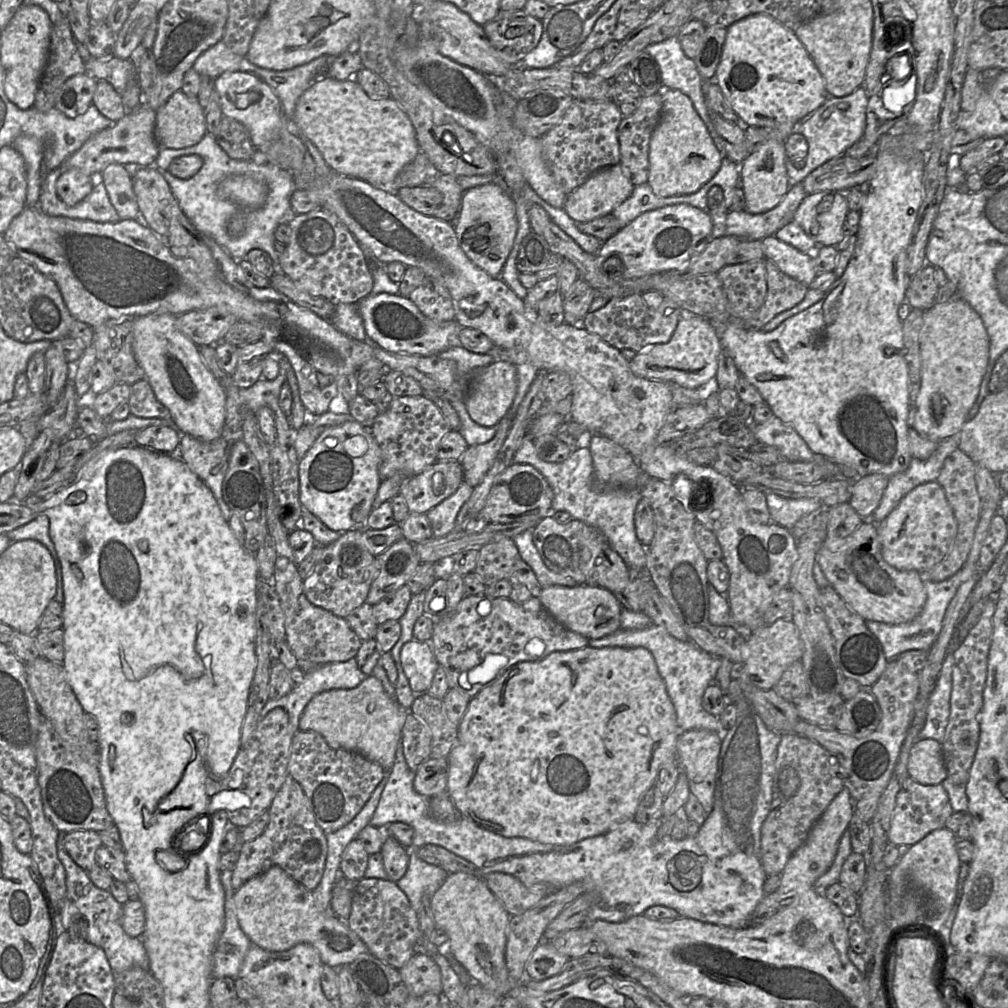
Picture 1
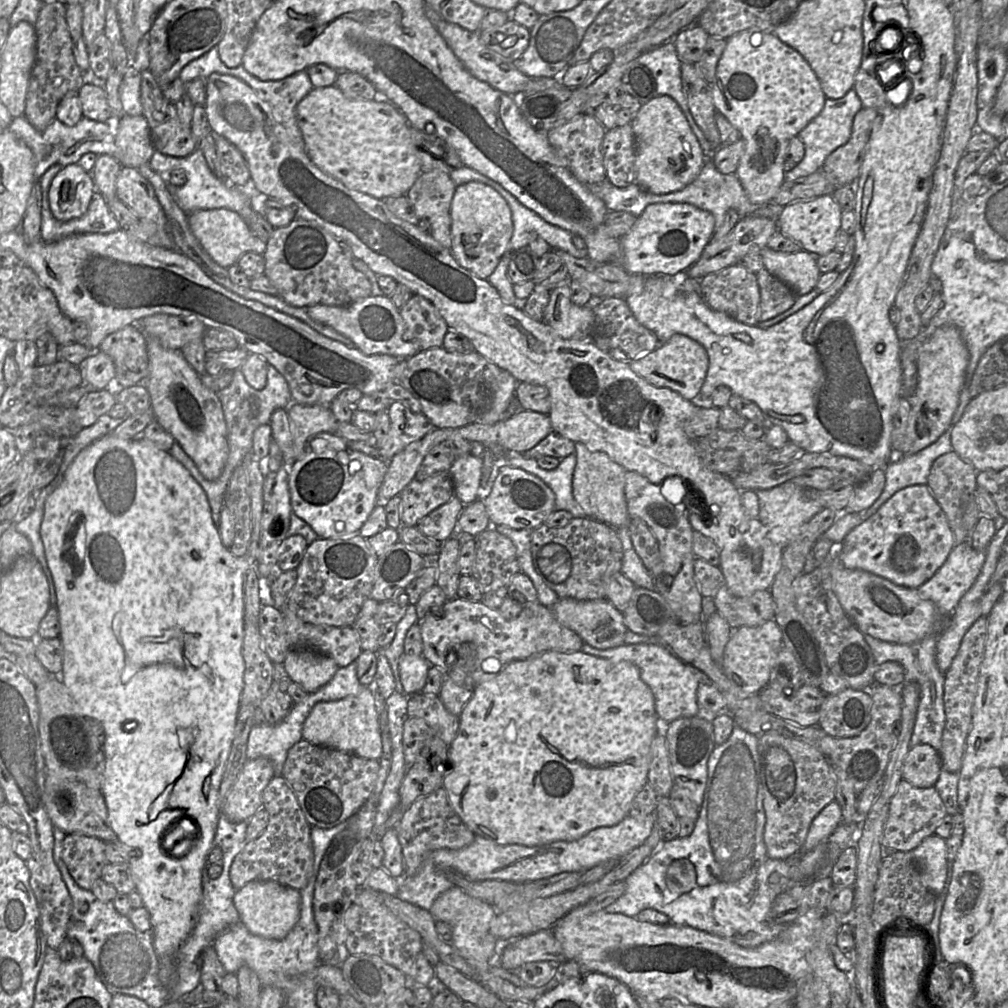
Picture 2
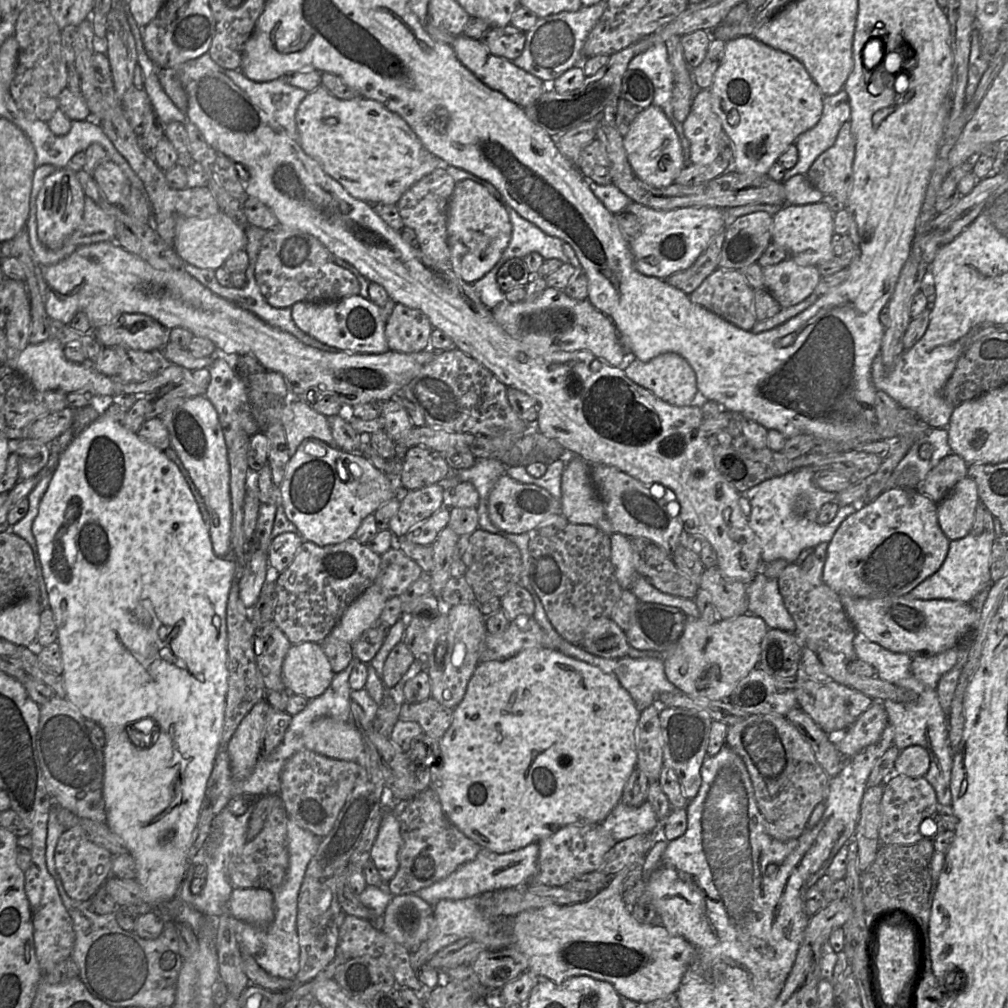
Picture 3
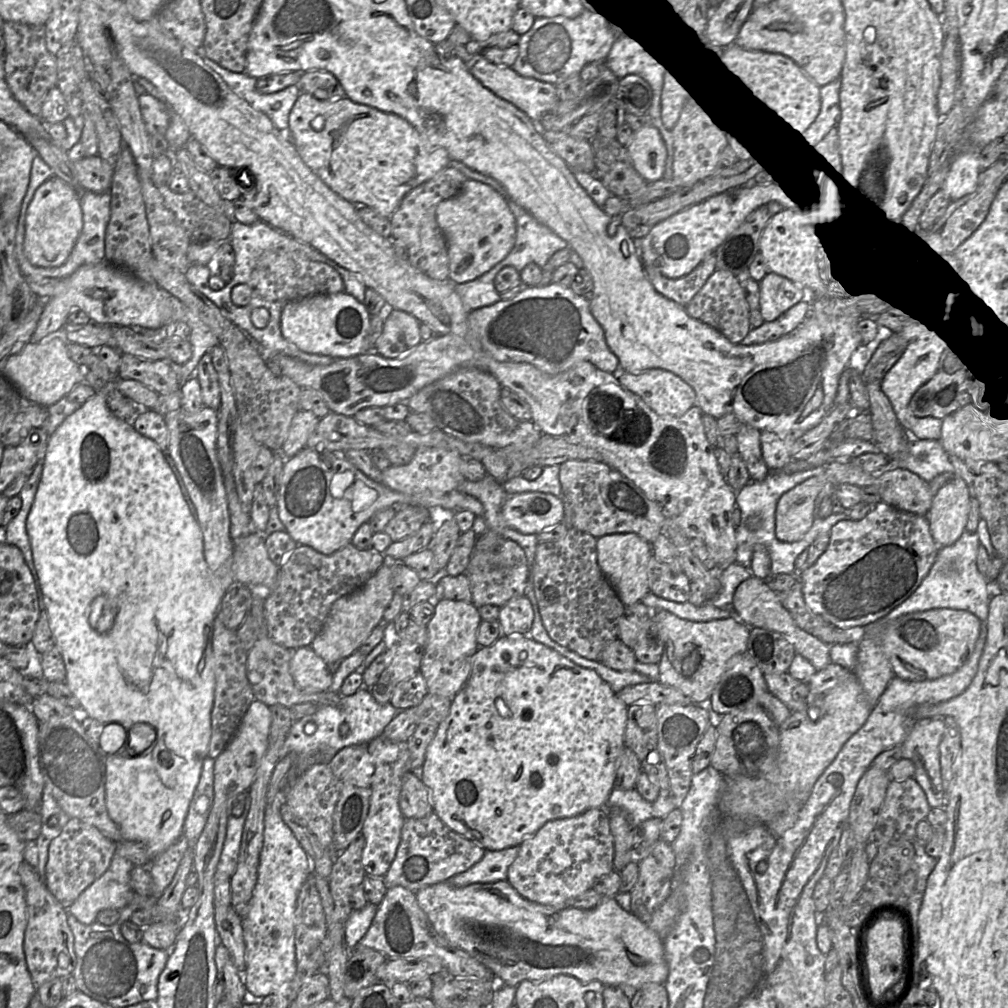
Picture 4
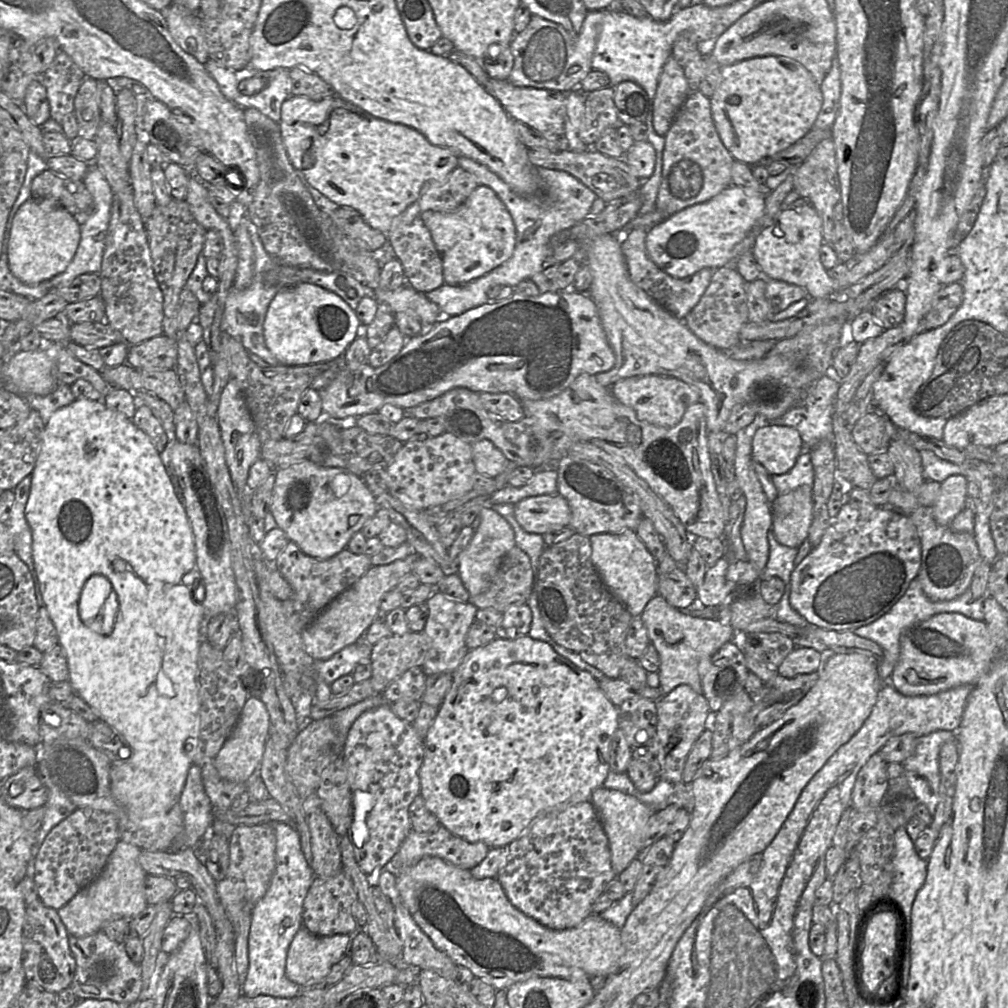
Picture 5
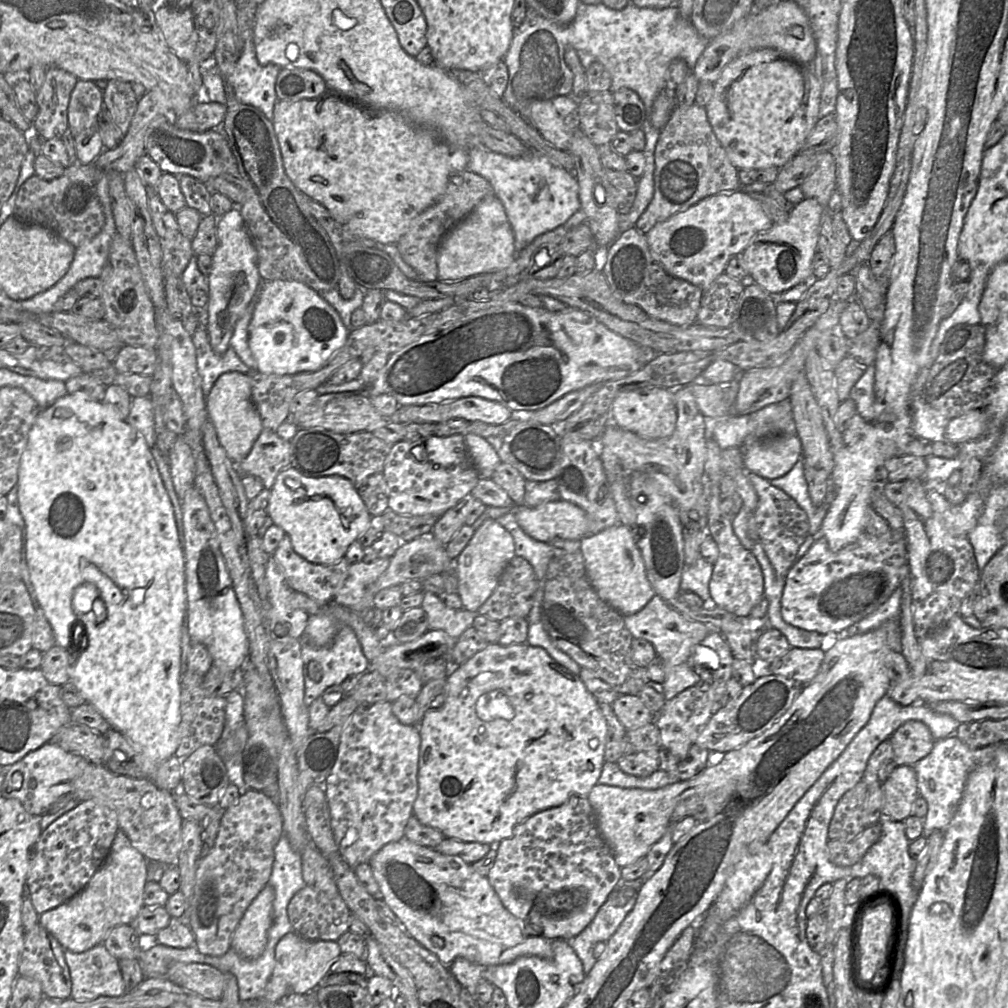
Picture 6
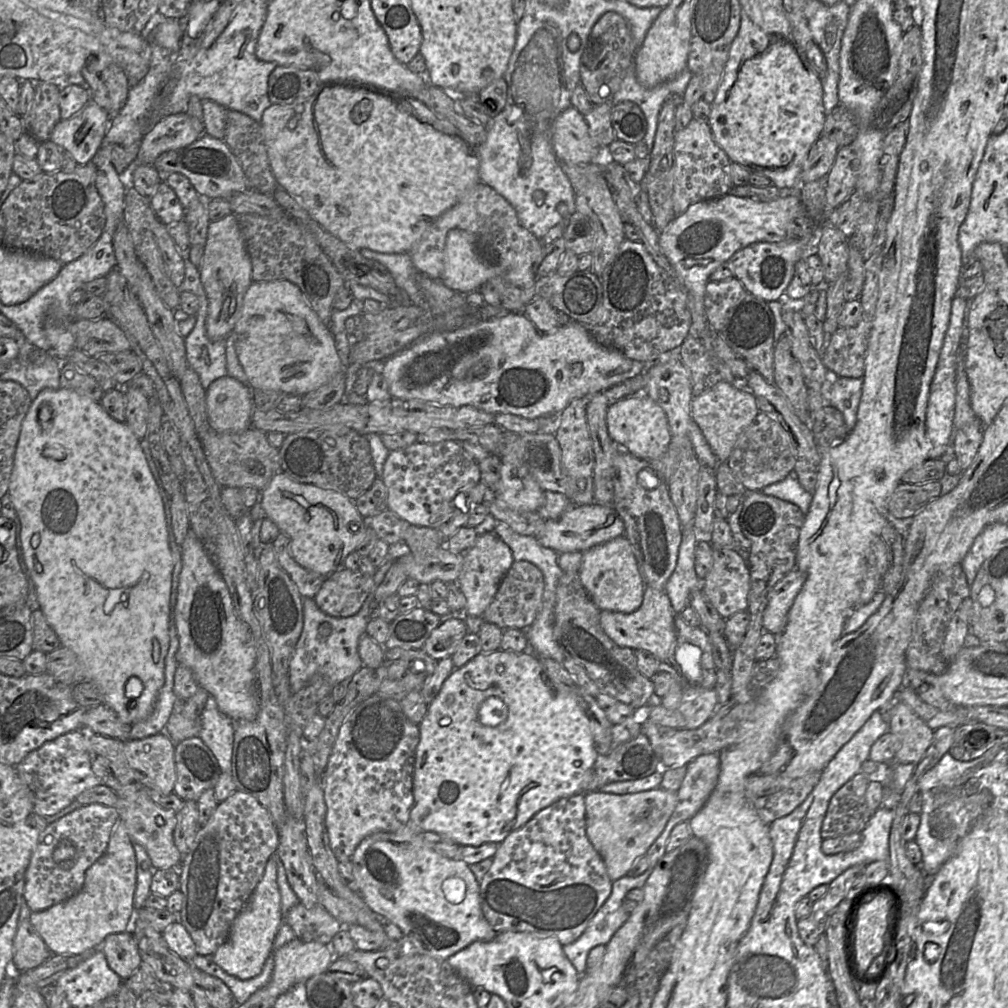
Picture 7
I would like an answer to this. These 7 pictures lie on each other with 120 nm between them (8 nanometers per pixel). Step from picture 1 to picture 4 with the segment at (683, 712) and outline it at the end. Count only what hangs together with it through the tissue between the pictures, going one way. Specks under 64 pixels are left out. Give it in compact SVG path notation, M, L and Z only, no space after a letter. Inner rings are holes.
M555 645L554 650L569 659L573 663L590 670L595 671L615 693L619 693L622 689L628 686L633 686L641 683L649 683L651 679L635 670L633 671L616 671L605 666L600 661L583 661L568 651Z

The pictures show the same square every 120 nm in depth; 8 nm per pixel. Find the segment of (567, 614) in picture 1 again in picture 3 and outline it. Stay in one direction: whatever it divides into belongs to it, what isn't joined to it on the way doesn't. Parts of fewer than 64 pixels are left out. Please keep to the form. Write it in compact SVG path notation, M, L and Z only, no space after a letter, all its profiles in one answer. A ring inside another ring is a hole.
M596 618L585 629L582 648L593 655L619 659L627 656L629 647L626 632L611 618Z

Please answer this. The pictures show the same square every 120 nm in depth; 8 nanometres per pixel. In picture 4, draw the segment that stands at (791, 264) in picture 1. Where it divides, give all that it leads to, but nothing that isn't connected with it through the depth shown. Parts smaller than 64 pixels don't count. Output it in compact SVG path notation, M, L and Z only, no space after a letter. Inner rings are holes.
M770 272L760 281L760 312L764 321L774 321L807 296L808 290L777 273Z

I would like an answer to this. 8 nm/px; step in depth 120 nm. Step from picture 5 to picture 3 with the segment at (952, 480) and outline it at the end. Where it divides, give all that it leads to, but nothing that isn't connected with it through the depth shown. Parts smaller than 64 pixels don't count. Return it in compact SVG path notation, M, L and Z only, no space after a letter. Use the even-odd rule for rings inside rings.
M966 477L937 504L939 526L950 541L971 533L979 502L976 483Z

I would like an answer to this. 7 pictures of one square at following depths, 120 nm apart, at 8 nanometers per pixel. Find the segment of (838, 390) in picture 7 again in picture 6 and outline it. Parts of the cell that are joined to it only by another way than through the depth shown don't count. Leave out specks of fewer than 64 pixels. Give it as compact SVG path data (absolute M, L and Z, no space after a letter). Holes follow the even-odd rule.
M871 365L853 386L849 398L855 401L857 414L867 422L879 421L882 416L882 407L875 398L874 383L875 368Z

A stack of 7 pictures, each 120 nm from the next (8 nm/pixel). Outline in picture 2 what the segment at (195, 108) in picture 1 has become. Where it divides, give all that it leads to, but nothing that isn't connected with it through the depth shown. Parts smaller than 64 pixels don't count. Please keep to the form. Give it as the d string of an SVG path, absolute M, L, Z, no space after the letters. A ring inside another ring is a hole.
M175 103L167 105L165 120L151 130L151 137L154 148L171 157L187 156L198 147L190 127L180 123Z

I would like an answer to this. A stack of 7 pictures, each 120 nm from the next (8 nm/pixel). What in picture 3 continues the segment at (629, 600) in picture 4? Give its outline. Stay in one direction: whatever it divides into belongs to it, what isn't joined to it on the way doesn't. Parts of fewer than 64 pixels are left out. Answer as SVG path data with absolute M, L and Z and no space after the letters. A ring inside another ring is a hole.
M620 533L610 535L610 560L622 590L631 589L637 572L634 566L631 539Z

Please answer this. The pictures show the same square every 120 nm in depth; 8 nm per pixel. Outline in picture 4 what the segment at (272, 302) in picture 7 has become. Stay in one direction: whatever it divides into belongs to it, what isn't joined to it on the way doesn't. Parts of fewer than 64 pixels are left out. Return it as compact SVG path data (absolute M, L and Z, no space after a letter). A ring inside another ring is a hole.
M345 292L317 294L284 304L281 332L286 340L303 352L337 359L351 358L363 354L363 342L368 334L370 319L364 304Z

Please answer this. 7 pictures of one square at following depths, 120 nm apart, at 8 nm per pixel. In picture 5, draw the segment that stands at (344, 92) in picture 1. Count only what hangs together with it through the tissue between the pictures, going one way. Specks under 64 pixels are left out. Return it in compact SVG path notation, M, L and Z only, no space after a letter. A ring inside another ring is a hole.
M337 95L319 101L290 96L281 106L279 127L289 161L307 186L320 199L355 209L370 227L383 233L390 230L398 215L432 184L443 181L458 164L459 156L451 149L431 144L411 127L373 117Z

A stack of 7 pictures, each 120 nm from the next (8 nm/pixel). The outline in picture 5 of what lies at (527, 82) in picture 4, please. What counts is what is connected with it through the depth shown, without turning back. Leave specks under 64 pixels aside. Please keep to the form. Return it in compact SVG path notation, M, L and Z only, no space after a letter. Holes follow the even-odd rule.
M489 78L483 87L498 100L513 120L525 123L548 139L559 139L564 136L567 93L533 87L518 87L509 80L500 81L492 78Z

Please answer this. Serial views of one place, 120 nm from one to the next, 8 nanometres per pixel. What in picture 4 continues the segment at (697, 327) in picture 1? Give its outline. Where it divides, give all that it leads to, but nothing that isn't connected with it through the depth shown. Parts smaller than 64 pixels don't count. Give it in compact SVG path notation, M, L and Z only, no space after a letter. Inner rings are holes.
M653 368L640 373L624 372L618 381L660 416L682 416L696 403L694 389L667 370Z

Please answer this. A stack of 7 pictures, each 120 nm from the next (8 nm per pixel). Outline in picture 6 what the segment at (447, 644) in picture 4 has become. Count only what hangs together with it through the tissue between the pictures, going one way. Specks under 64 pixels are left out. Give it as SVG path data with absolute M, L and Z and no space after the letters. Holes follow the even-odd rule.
M424 592L423 601L420 606L428 617L430 630L442 630L456 641L461 634L472 627L477 613L470 612L464 608L451 609L445 606L440 597L430 592Z

